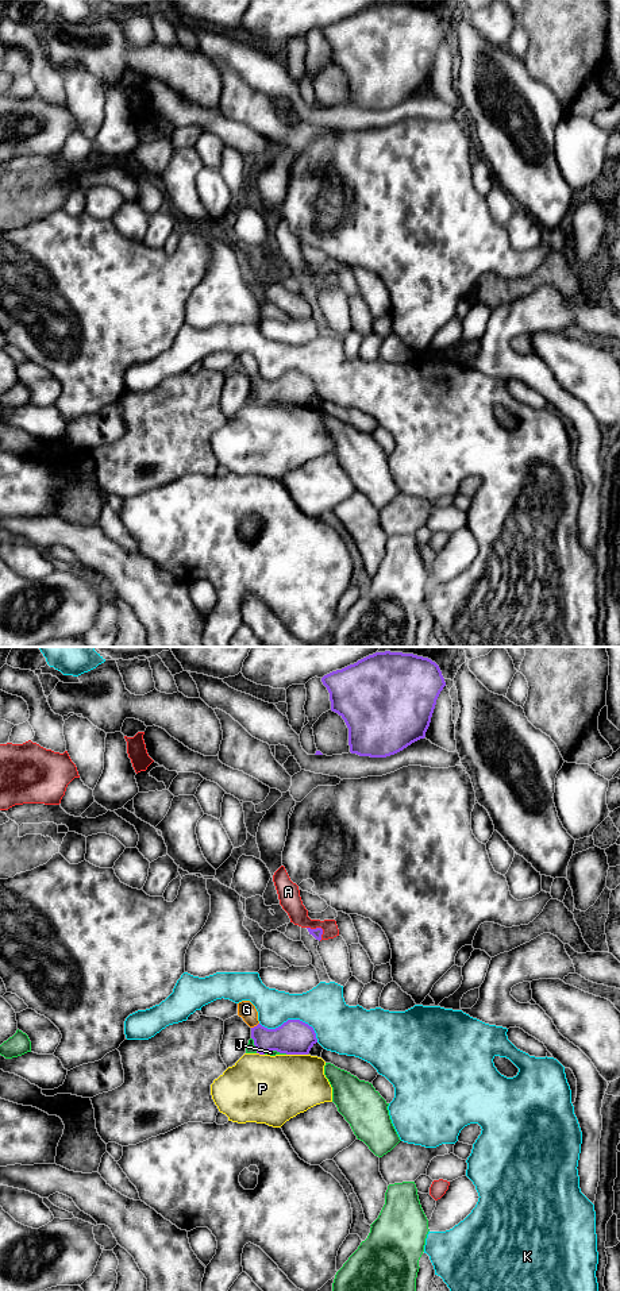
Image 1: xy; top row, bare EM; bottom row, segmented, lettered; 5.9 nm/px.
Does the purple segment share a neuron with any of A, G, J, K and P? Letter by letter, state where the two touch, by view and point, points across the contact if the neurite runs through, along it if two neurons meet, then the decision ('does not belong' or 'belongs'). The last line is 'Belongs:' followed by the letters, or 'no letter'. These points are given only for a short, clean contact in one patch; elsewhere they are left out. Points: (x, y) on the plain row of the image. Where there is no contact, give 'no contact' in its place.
A: contact xy (319, 280); border xy (307, 278), (320, 280), (322, 291); does not belong
G: contact xy (254, 378); border xy (258, 374), (251, 380); does not belong
J: contact xy (255, 397); border xy (251, 389), (257, 404); does not belong
K: contact xy (293, 372); does not belong
P: contact xy (297, 405); does not belong
Belongs: no letter

